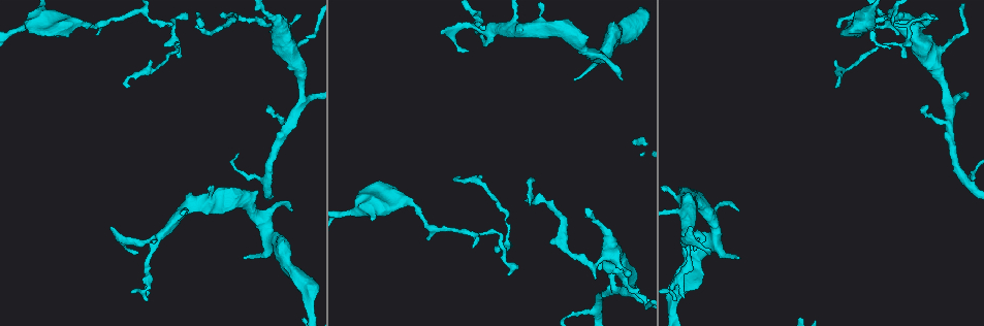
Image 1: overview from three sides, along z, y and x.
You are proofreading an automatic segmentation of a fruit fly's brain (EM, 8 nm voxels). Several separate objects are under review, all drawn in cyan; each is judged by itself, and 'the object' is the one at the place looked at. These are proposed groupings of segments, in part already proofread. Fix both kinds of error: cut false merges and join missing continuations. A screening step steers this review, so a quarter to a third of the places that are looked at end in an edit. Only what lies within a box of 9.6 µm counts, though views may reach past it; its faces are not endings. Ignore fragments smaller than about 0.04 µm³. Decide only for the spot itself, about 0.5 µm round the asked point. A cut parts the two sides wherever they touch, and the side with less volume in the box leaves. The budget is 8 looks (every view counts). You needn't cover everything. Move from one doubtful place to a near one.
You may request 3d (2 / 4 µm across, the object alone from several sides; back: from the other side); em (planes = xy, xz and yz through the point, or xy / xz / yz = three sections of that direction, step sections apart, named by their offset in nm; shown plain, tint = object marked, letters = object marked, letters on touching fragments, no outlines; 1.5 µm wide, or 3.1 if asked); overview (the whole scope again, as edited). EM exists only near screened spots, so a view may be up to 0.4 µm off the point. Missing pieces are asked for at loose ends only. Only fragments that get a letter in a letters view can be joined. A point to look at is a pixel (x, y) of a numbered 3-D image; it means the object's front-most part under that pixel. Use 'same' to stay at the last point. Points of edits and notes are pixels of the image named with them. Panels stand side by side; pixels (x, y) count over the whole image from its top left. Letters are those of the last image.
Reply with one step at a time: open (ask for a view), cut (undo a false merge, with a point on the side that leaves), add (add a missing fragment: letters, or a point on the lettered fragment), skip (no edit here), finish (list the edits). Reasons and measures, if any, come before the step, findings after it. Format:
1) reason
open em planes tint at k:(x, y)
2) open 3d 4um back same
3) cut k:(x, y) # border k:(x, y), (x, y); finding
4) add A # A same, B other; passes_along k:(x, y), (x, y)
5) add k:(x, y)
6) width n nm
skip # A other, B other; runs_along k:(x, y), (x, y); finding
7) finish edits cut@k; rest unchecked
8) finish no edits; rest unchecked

open 3d 2um at 1:(88, 24)

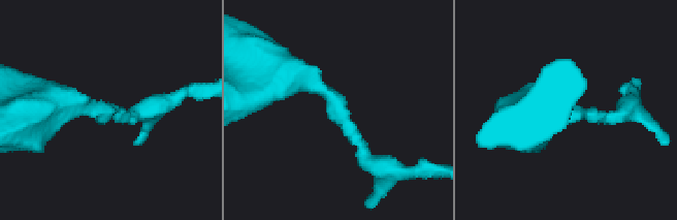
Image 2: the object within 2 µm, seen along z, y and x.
need the tissue
open em planes letters at 2:(113, 115)

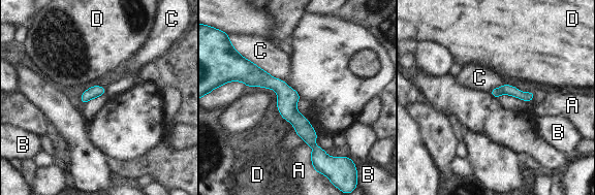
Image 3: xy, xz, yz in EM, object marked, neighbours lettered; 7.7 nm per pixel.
skip # A other, B other, C other, D other; one cell here

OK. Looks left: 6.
an open end
open 3d 2um back at 1:(204, 24)

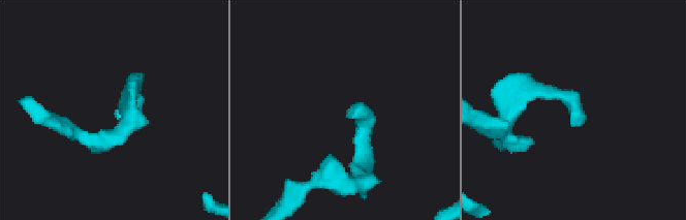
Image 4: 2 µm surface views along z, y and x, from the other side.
open em planes letters at 4:(348, 117)

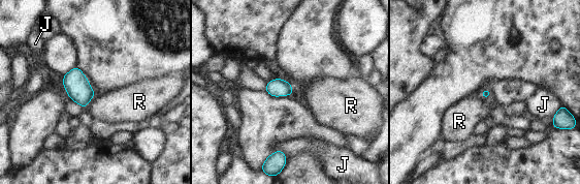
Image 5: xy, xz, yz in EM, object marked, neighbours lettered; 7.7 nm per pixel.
skip # J other, R other; border 5:(95, 93), (85, 108); no lettered fragment goes on from it

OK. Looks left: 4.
sudden change in width
open em yz step 4 tint at 1:(268, 25)

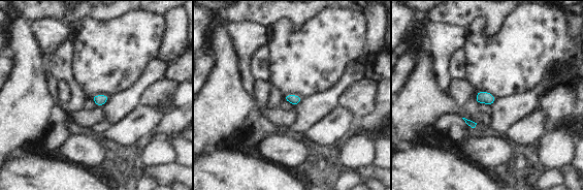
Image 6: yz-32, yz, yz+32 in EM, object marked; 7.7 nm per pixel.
open em planes letters same

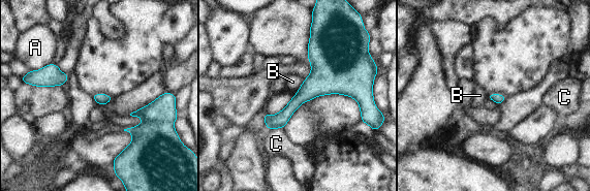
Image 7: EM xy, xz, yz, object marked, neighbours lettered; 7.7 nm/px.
width 70 nm
skip # A other, B other, C other; border 7:(302, 84), (297, 90); one cell here

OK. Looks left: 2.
finish no edits; rest unchecked

